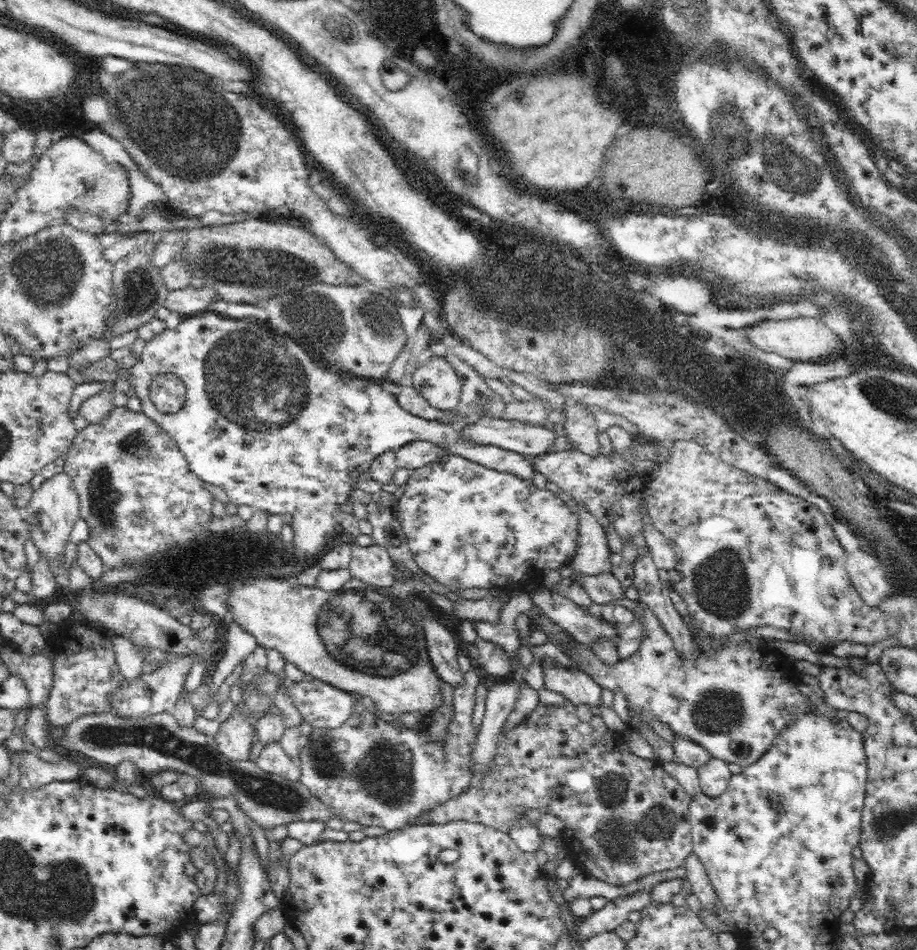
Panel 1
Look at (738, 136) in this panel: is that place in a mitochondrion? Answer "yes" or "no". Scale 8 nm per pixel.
yes

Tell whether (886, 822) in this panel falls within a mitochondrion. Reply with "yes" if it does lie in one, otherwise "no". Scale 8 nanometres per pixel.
yes

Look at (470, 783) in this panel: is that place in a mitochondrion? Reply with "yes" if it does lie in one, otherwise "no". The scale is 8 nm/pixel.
no

